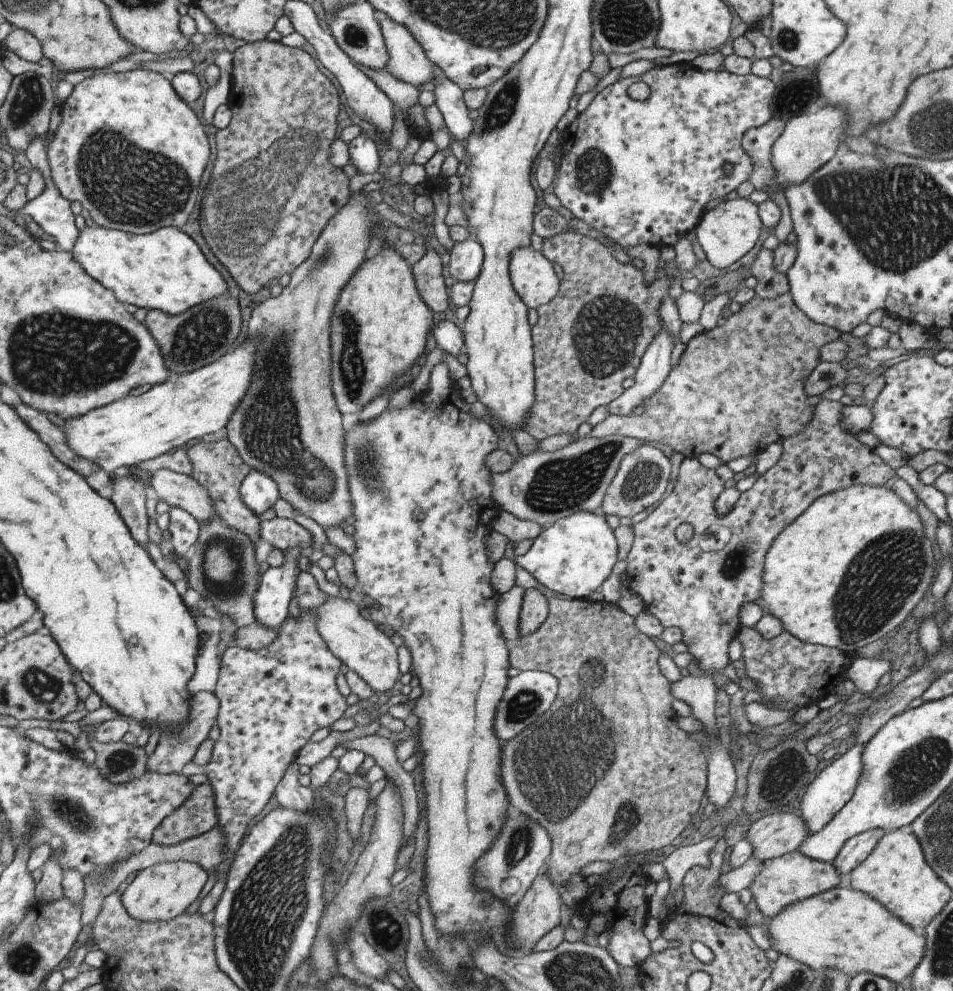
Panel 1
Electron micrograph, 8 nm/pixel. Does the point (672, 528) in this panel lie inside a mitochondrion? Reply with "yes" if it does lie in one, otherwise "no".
no

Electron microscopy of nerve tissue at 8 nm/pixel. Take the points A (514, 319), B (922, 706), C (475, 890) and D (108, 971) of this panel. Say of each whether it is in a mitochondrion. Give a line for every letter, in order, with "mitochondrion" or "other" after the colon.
A: other
B: other
C: other
D: other

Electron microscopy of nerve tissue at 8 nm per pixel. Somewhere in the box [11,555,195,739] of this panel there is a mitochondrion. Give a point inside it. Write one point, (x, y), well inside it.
(36, 682)

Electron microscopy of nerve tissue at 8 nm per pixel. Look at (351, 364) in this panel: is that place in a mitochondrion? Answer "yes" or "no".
yes

